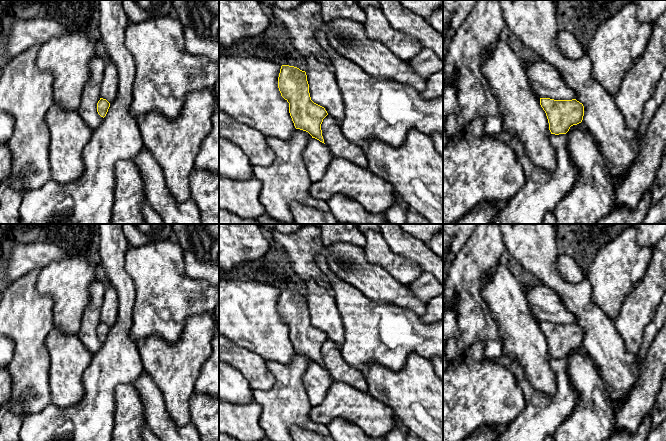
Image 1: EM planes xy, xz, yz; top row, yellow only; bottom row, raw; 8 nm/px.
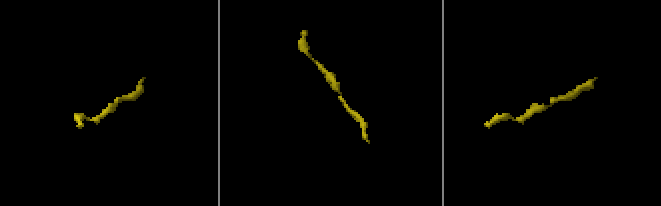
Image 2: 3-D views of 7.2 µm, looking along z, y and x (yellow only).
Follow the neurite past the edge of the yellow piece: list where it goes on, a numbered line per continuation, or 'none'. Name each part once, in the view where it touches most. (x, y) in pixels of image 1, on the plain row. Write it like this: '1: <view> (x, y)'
none

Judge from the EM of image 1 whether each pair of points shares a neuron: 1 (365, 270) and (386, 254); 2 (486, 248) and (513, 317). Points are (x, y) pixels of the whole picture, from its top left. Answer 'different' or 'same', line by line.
1: different
2: different

